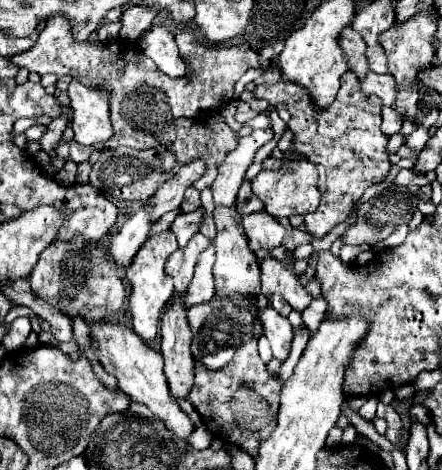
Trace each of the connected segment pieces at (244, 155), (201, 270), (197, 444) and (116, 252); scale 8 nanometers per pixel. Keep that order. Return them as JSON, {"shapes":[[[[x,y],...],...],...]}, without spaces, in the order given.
{"shapes":[[[[255,130],[253,134],[239,140],[239,146],[227,154],[219,166],[219,174],[211,184],[215,206],[231,206],[237,198],[237,190],[243,182],[245,170],[251,166],[255,152],[273,138],[273,130]]],[[[213,246],[203,252],[199,256],[199,262],[195,266],[195,276],[183,296],[185,300],[185,306],[191,308],[195,304],[203,304],[203,302],[209,302],[213,296],[215,296],[215,286],[213,286],[213,274],[211,274],[211,268],[213,268],[213,262],[215,262],[215,250]]],[[[197,426],[191,432],[191,446],[193,448],[209,448],[211,446],[211,434],[207,432],[205,426]]],[[[143,208],[133,218],[129,218],[119,228],[119,232],[113,236],[113,240],[109,244],[109,258],[119,268],[127,268],[133,262],[133,256],[137,254],[137,250],[147,240],[149,230],[151,230],[149,212],[151,212],[151,208]]]]}

